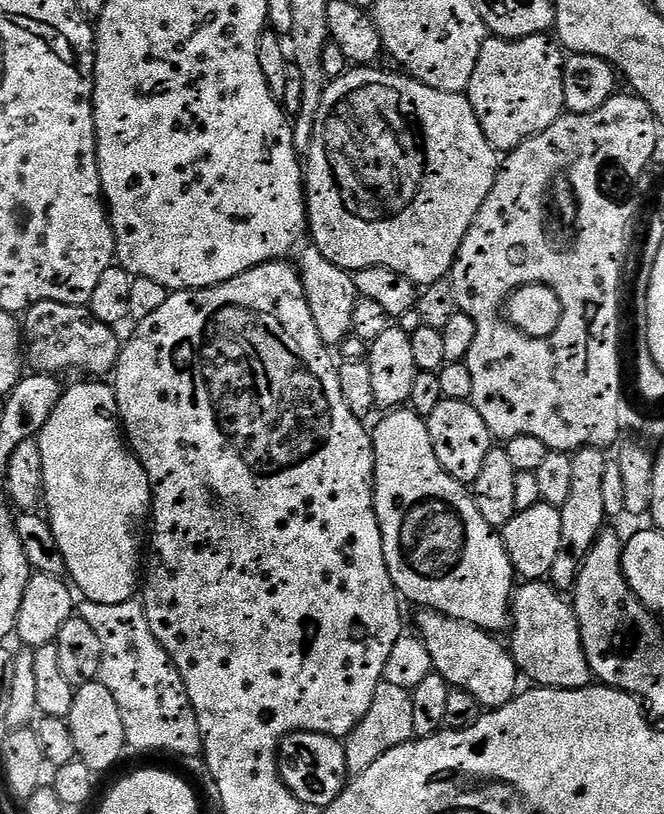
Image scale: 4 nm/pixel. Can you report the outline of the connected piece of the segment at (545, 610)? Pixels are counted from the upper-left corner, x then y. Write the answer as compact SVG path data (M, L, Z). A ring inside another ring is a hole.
M524 582L512 598L512 644L517 668L542 688L586 688L593 683L592 667L584 653L576 609L548 582ZM521 587L521 588L520 588Z

